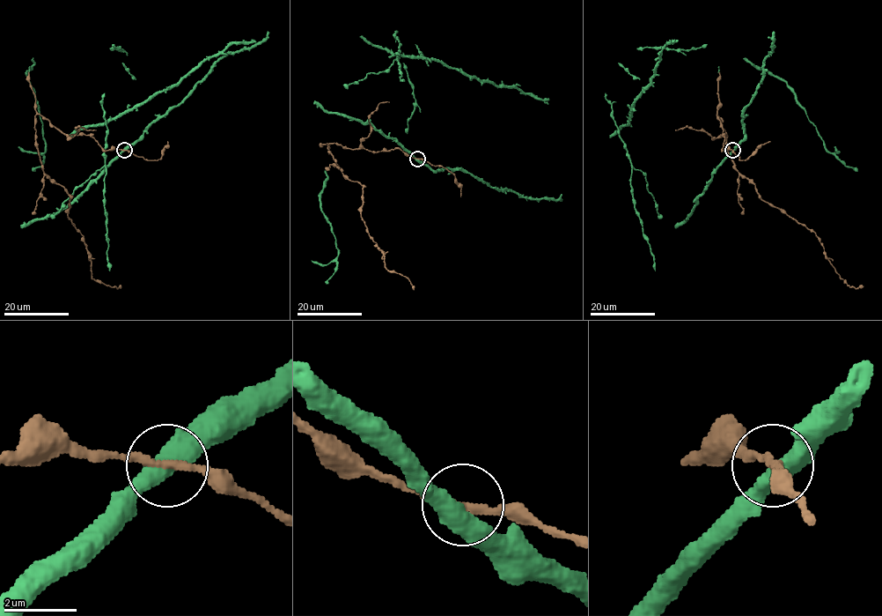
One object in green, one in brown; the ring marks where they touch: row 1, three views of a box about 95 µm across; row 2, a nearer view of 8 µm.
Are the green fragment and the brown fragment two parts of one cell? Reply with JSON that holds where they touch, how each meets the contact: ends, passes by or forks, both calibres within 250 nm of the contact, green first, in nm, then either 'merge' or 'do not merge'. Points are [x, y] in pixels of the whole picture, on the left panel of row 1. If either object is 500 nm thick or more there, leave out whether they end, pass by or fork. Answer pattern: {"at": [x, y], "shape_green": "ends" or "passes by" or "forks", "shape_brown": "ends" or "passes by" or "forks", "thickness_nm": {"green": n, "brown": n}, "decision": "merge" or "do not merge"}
{"at": [124, 150], "shape_green": "passes by", "shape_brown": "passes by", "thickness_nm": {"green": 480, "brown": 180}, "decision": "merge"}

